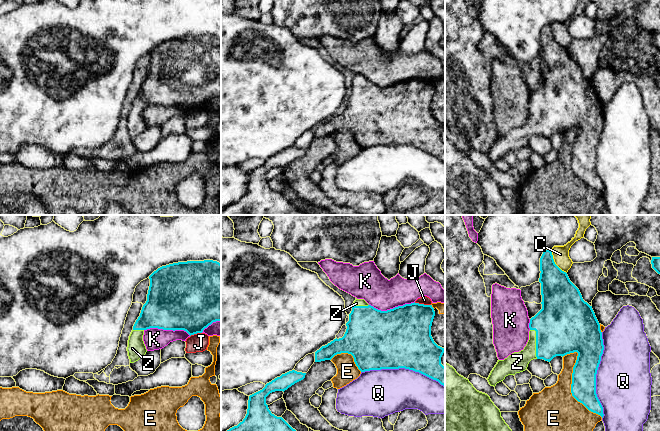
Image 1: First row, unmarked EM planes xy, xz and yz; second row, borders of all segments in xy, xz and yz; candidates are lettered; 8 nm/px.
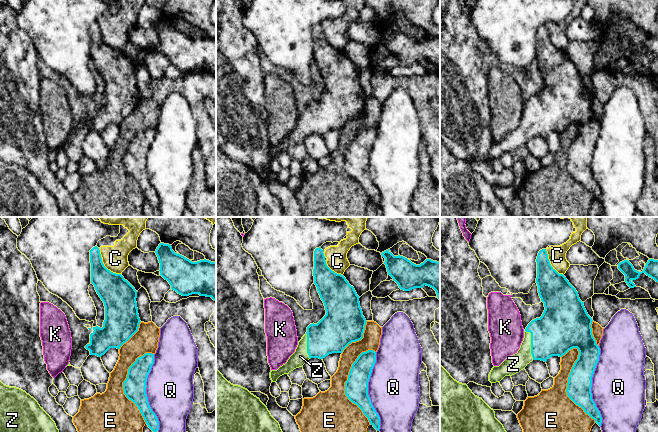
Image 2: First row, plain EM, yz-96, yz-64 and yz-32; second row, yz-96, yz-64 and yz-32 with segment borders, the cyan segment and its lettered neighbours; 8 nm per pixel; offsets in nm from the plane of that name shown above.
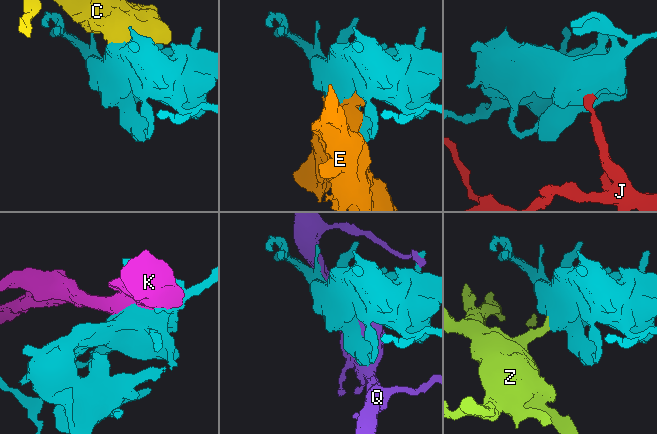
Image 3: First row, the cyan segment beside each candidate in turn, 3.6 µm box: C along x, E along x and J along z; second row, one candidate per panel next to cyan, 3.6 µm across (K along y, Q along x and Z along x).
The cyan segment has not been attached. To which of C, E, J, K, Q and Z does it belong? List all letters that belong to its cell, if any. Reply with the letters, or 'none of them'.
Z

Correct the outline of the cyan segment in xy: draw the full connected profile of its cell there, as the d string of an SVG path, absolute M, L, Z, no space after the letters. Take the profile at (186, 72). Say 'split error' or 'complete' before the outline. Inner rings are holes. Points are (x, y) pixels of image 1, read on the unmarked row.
split error; M213 36L178 38L162 42L150 52L147 77L128 116L130 139L146 128L144 107L150 104L184 106L190 112L202 109L213 98L221 97L221 40Z

